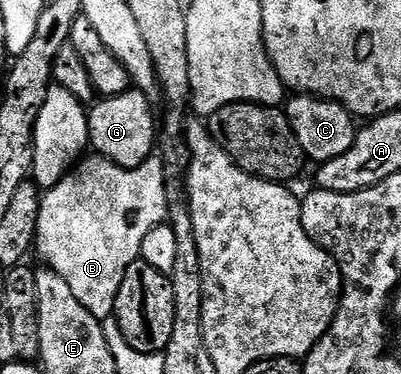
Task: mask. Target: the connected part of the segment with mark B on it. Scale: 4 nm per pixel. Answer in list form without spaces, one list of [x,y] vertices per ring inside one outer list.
[[[90,154],[79,159],[66,177],[43,195],[36,252],[42,255],[45,267],[68,282],[88,313],[102,321],[114,315],[124,274],[140,259],[148,230],[167,216],[166,166],[161,155],[151,155],[135,168],[122,168],[103,156]]]

